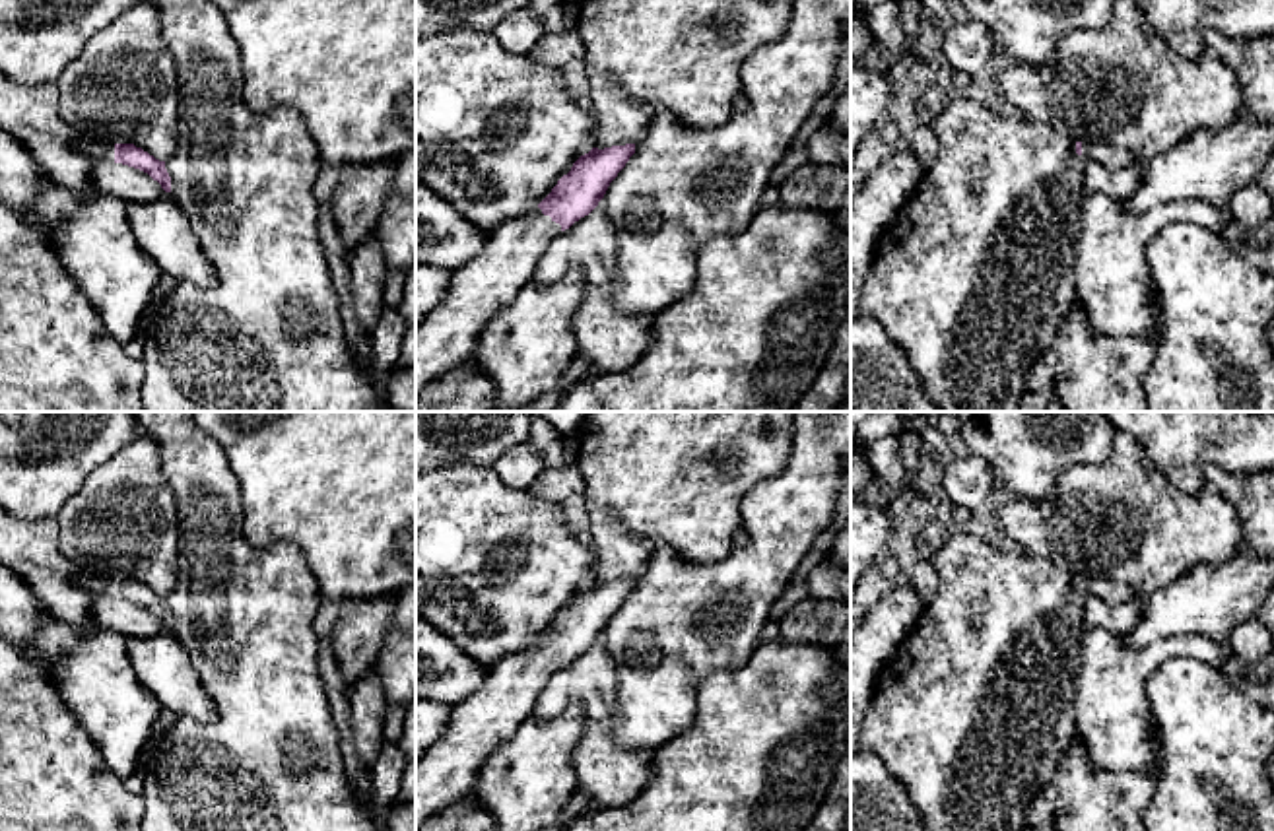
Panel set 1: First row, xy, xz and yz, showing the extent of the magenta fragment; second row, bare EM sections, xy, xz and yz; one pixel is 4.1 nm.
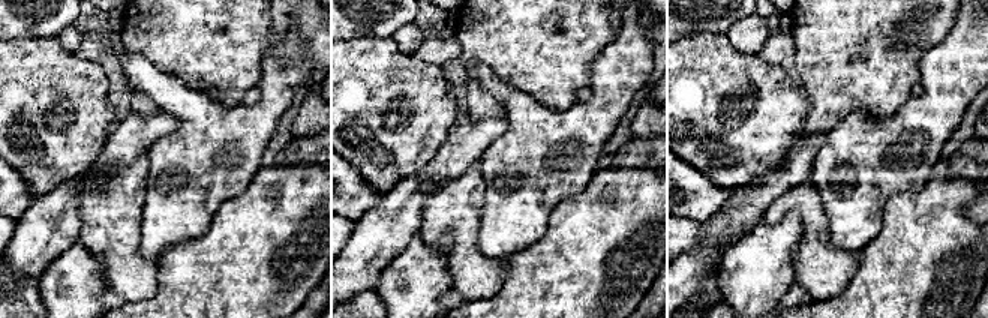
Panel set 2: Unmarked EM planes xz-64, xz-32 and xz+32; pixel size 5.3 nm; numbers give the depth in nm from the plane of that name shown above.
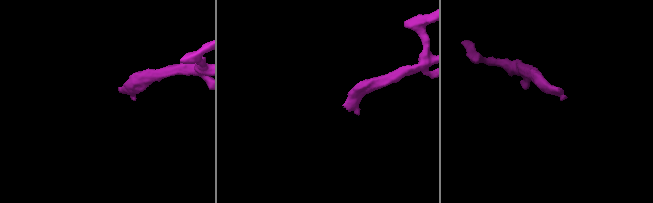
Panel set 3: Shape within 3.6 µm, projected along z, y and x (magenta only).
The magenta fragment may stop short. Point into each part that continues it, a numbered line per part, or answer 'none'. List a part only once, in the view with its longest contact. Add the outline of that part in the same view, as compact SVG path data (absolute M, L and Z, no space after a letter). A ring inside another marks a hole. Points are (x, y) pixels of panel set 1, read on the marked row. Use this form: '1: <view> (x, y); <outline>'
1: xz (449, 334); M540 208L495 227L478 254L453 272L441 303L416 326L416 398L431 381L468 359L491 316L534 280L534 270L546 245L561 233L561 225Z

